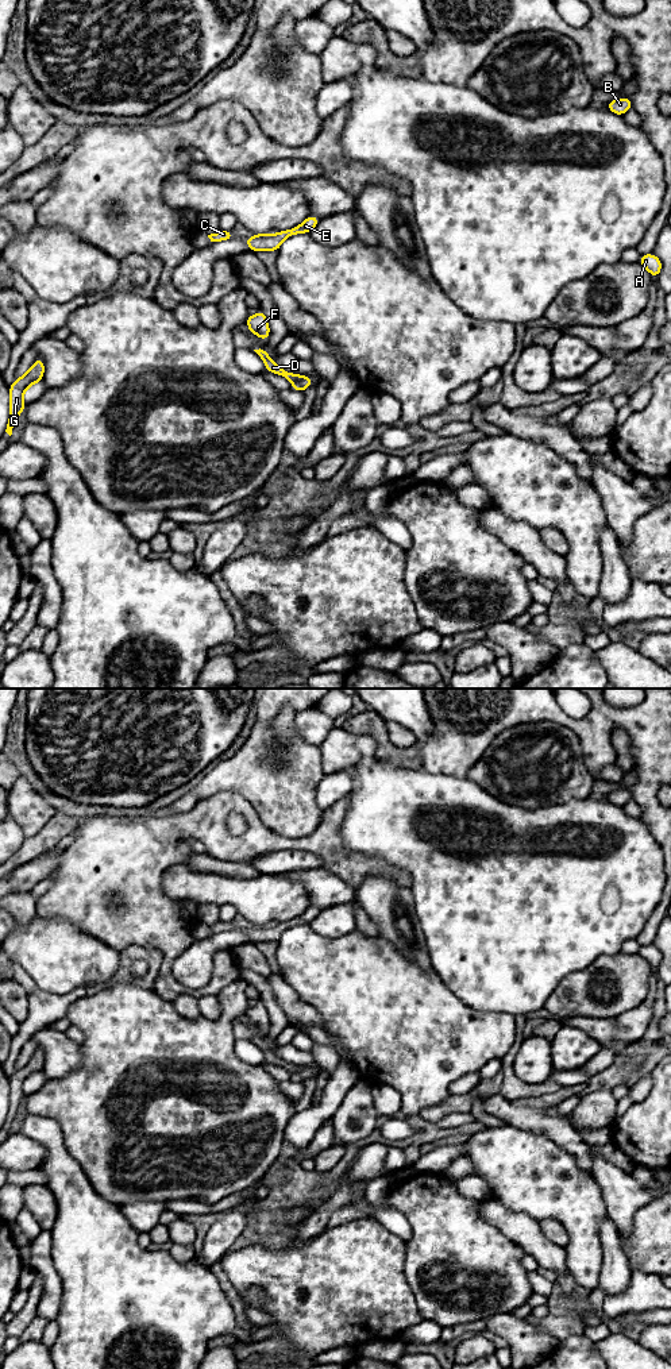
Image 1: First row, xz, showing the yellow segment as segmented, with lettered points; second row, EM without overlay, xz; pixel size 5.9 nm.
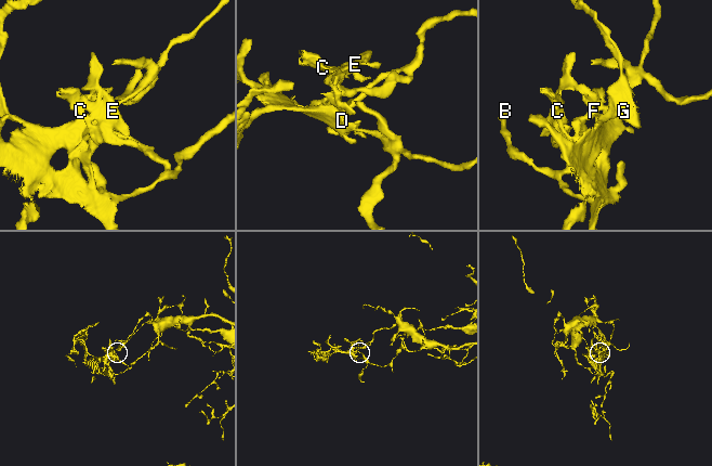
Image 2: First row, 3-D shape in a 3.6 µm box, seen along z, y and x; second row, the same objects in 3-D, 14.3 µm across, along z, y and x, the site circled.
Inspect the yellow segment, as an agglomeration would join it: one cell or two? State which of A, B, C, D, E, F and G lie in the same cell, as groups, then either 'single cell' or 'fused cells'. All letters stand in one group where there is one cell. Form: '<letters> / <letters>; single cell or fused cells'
A / B C D E F G; fused cells

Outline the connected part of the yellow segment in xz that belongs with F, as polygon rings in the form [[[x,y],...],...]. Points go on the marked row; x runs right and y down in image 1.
[[[259,309],[255,315],[247,316],[244,321],[248,327],[248,331],[261,338],[262,340],[269,340],[270,328],[266,315]]]

